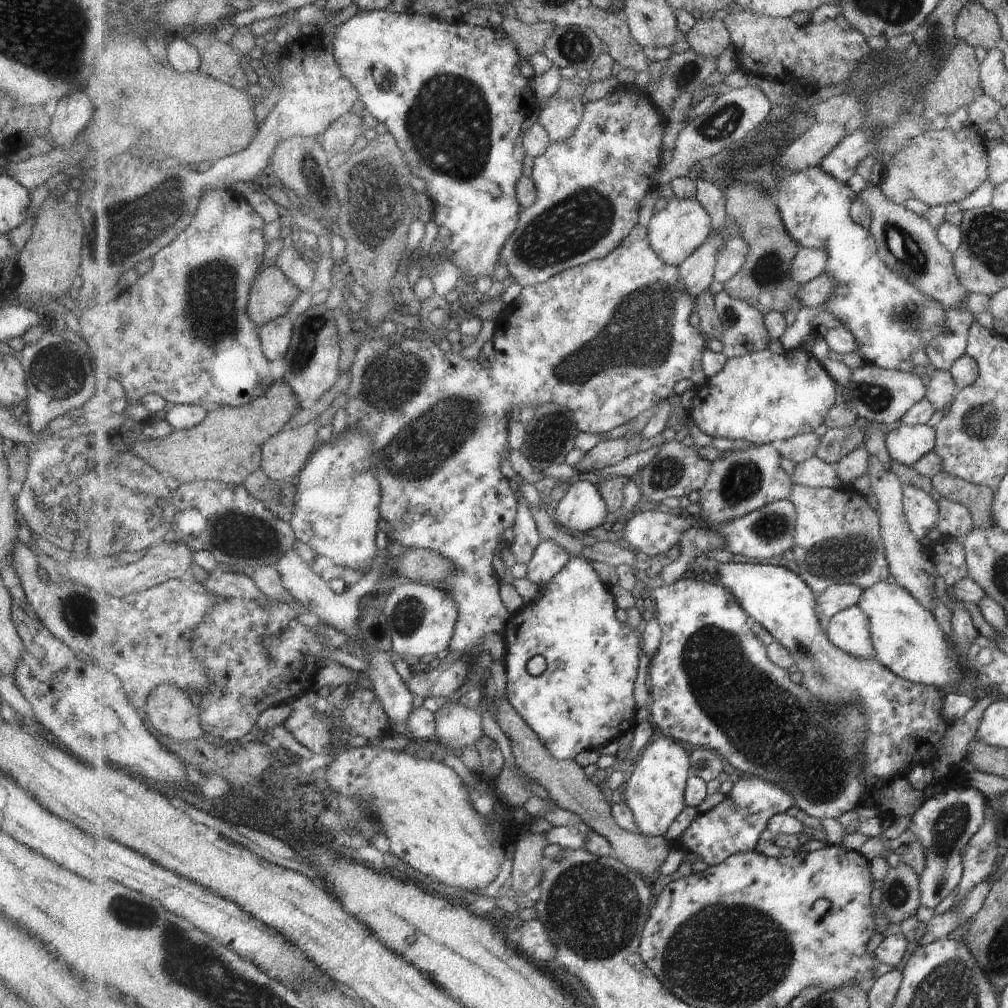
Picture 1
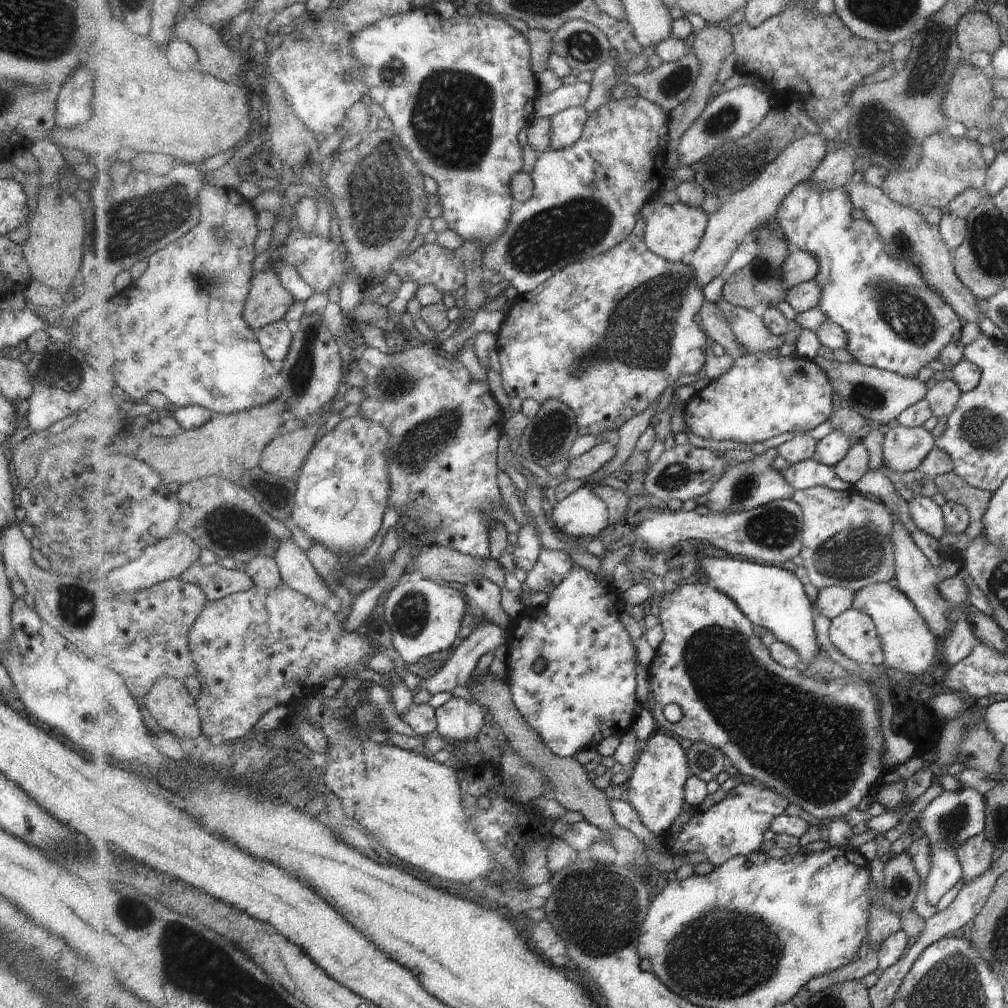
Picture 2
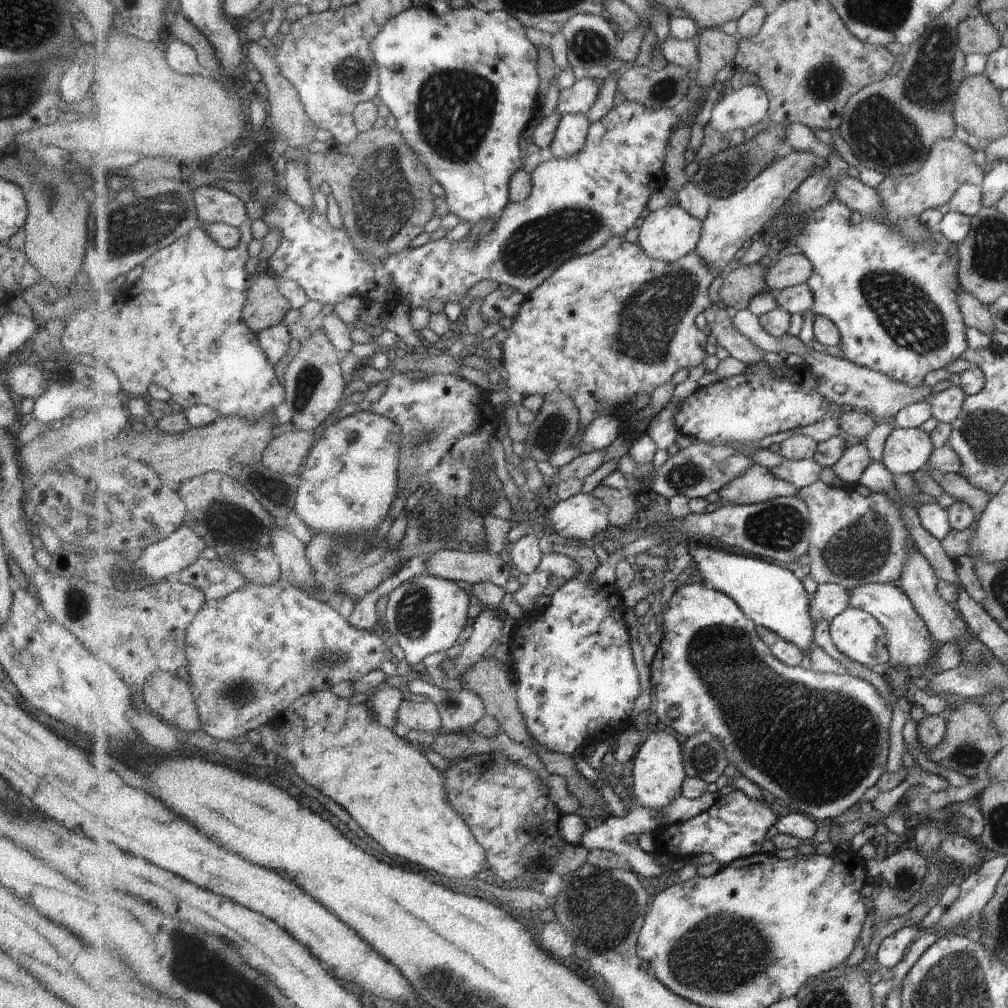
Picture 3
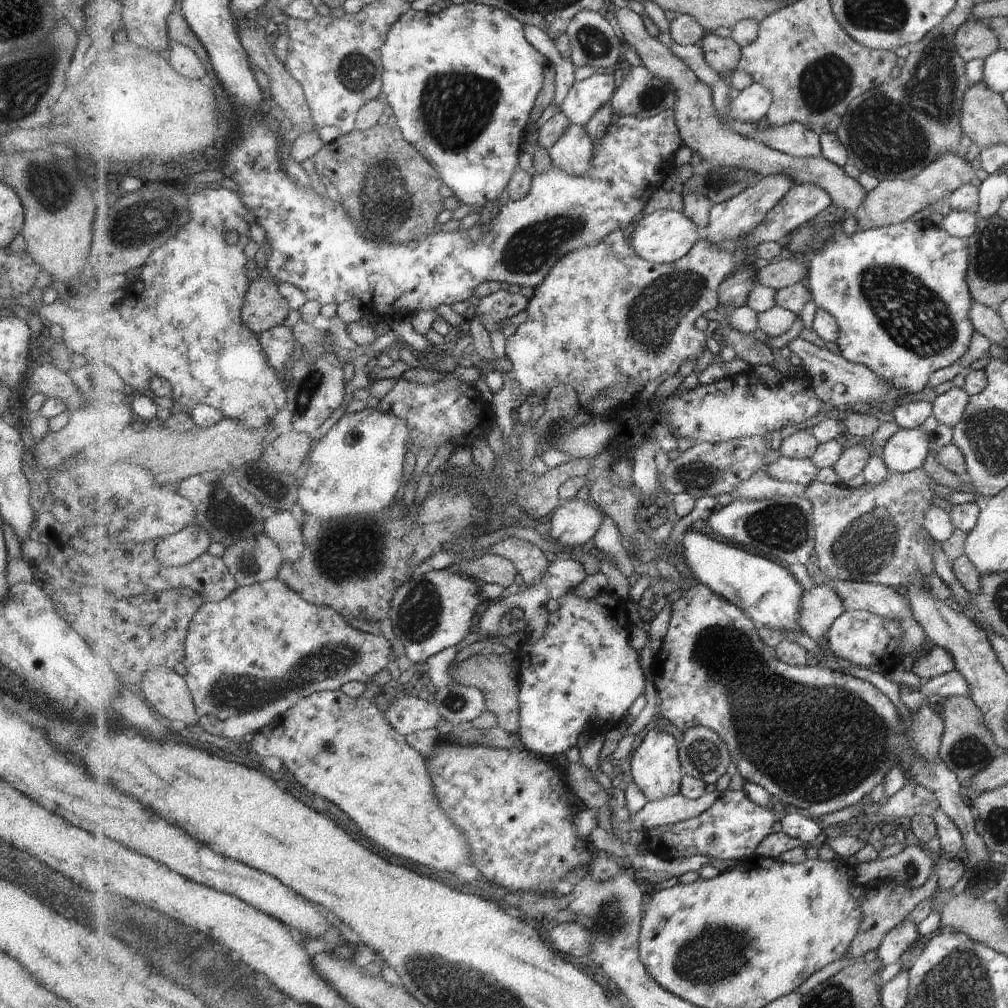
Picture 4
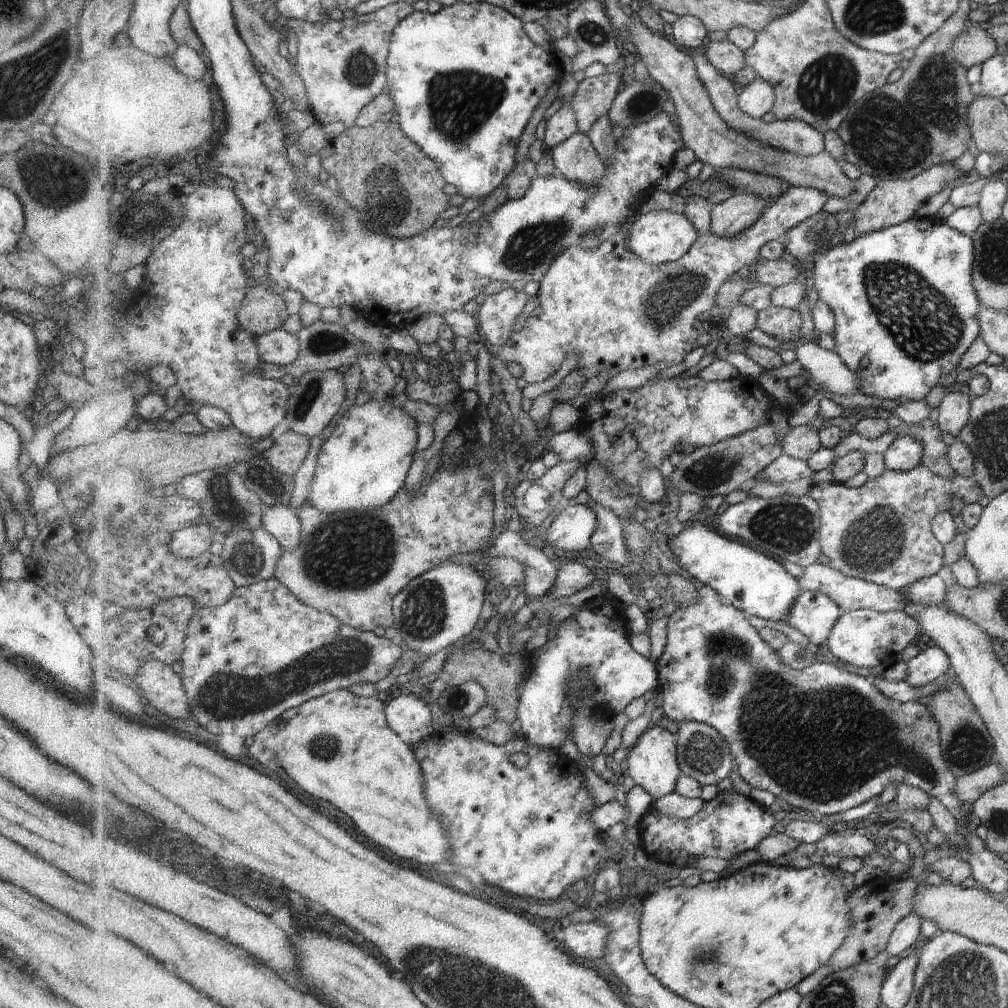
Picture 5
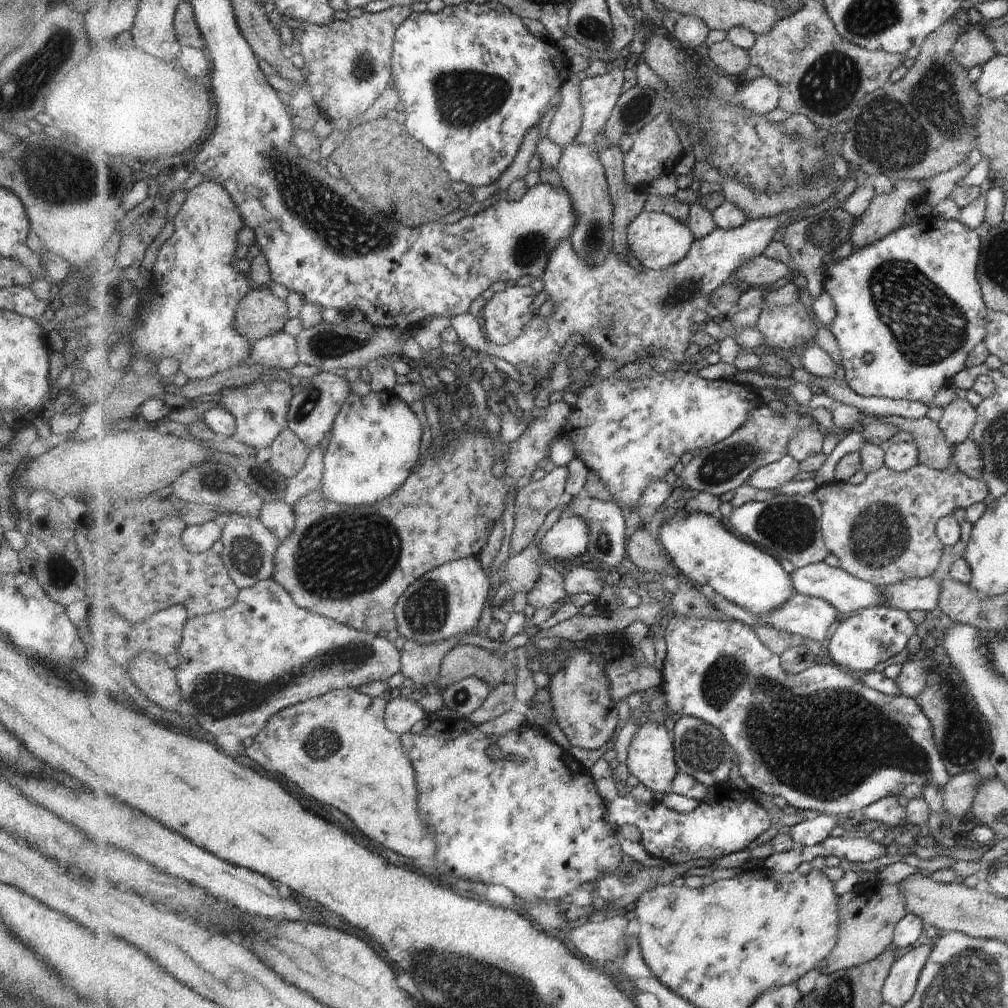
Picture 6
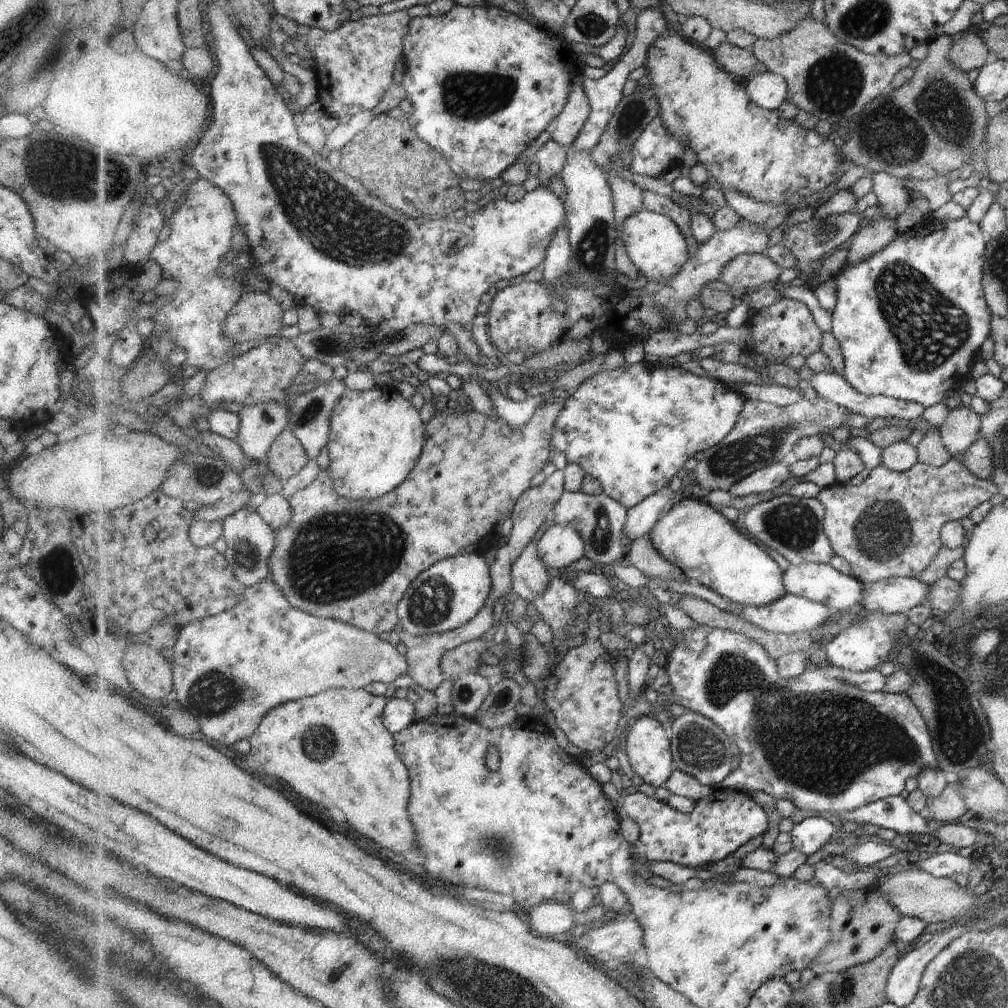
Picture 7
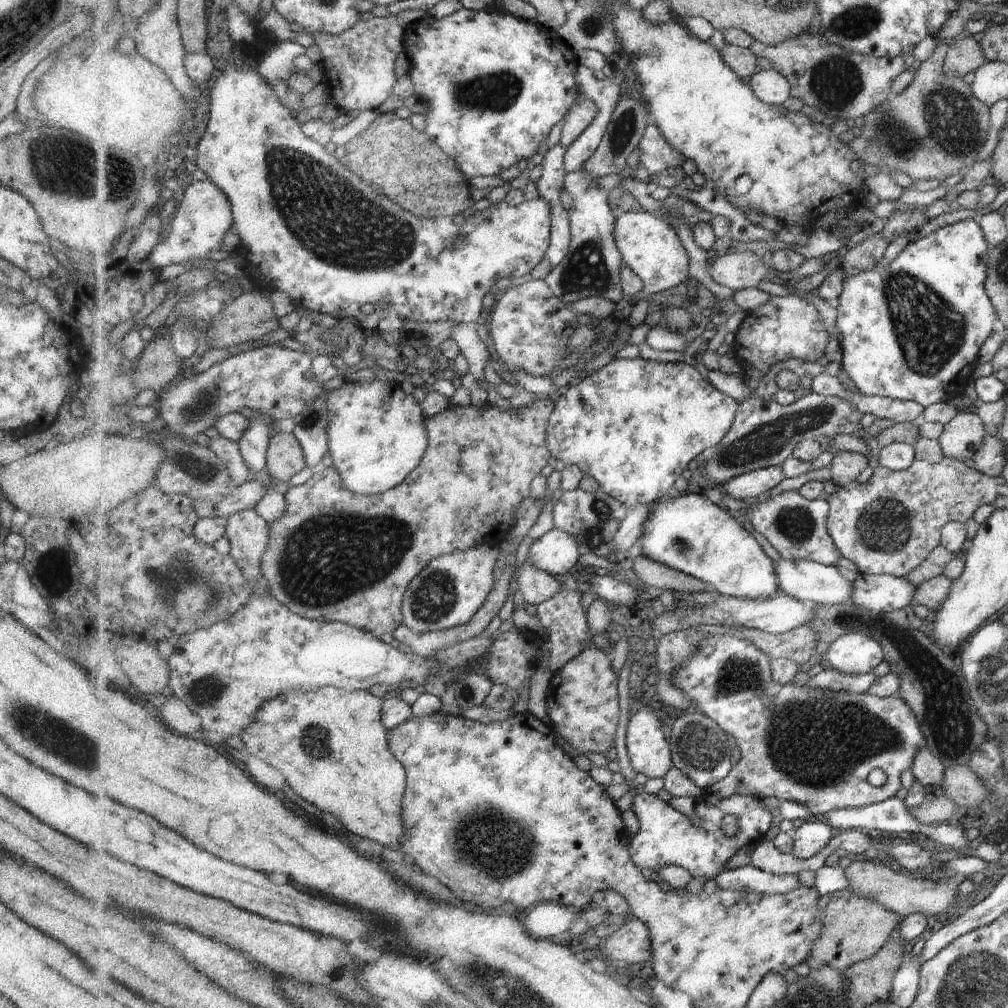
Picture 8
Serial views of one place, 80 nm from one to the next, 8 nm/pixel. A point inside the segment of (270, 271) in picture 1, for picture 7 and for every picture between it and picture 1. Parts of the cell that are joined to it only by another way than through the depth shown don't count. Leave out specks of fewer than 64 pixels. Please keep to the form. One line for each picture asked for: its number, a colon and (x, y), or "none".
2: (268, 302)
3: (266, 306)
4: (265, 308)
5: (263, 311)
6: (260, 314)
7: (257, 315)

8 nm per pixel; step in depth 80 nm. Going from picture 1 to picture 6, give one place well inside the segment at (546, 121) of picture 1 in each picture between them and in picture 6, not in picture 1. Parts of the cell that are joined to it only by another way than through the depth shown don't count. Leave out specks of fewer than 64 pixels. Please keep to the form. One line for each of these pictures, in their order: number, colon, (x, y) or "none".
2: (566, 127)
3: (571, 135)
4: (574, 152)
5: (578, 160)
6: (583, 174)

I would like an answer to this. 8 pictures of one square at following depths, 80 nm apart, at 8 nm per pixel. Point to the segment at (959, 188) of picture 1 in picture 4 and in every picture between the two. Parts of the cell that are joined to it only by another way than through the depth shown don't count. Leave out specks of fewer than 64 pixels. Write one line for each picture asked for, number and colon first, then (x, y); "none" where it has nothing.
2: (948, 165)
3: (949, 164)
4: (894, 201)

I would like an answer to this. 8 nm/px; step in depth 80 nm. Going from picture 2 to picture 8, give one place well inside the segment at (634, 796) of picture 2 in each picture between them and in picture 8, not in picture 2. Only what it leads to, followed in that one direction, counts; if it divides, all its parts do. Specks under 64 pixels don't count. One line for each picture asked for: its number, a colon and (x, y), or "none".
3: (659, 773)
4: (656, 768)
5: (653, 764)
6: (651, 754)
7: (648, 747)
8: (648, 748)

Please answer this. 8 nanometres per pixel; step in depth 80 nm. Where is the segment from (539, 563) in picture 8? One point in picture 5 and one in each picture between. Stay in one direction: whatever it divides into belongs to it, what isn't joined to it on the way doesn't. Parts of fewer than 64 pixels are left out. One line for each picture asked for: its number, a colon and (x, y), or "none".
5: (571, 530)
6: (568, 539)
7: (560, 546)

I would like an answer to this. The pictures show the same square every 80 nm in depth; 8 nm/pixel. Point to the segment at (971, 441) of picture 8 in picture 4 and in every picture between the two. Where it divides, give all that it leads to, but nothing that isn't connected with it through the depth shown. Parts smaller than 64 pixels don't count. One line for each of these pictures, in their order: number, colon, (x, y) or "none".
4: (947, 408)
5: (953, 412)
6: (958, 417)
7: (961, 427)

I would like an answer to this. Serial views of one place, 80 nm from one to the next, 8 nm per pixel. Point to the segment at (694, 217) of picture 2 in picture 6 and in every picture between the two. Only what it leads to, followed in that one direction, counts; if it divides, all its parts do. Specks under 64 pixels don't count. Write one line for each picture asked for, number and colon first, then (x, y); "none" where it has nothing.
3: (669, 234)
4: (666, 236)
5: (659, 237)
6: (657, 240)

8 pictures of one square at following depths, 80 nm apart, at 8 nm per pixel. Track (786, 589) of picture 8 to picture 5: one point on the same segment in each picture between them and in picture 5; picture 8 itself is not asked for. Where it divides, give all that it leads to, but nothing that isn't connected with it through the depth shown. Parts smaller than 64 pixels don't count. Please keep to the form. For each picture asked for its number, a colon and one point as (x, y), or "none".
5: (851, 594)
6: (849, 594)
7: (819, 582)

